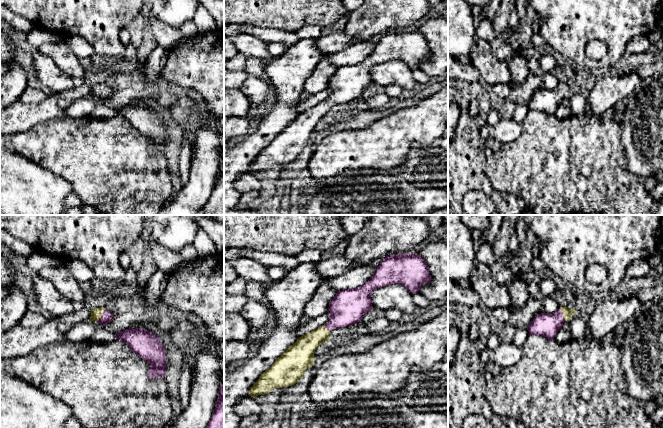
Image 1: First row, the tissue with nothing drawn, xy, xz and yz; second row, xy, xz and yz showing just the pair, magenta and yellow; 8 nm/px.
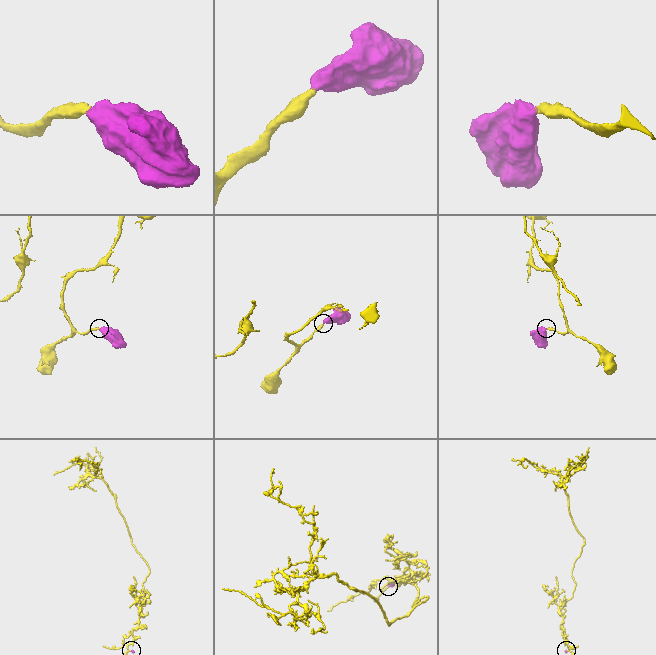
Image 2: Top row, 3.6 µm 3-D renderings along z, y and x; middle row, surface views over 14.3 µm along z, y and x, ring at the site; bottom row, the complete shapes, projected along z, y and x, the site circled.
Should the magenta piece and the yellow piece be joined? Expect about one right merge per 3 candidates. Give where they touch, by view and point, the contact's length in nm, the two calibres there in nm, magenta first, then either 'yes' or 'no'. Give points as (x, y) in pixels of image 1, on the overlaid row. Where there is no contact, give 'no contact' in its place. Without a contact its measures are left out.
xy (102, 315) | 130 nm | 90/100 nm | yes

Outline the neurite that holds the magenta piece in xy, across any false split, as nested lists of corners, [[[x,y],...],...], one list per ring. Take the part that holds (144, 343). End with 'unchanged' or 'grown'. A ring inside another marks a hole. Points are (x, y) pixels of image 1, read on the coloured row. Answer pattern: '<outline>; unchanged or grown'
[[[128,328],[116,333],[116,339],[124,341],[133,353],[138,354],[150,364],[147,373],[149,379],[165,377],[166,350],[153,331],[142,328]]]; unchanged

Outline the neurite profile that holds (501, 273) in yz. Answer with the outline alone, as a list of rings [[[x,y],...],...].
[[[498,260],[492,267],[490,267],[490,269],[495,281],[501,285],[508,286],[514,278],[513,272],[500,260]]]

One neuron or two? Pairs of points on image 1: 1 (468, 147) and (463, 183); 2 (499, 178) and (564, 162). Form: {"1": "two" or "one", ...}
{"1": "one", "2": "one"}

